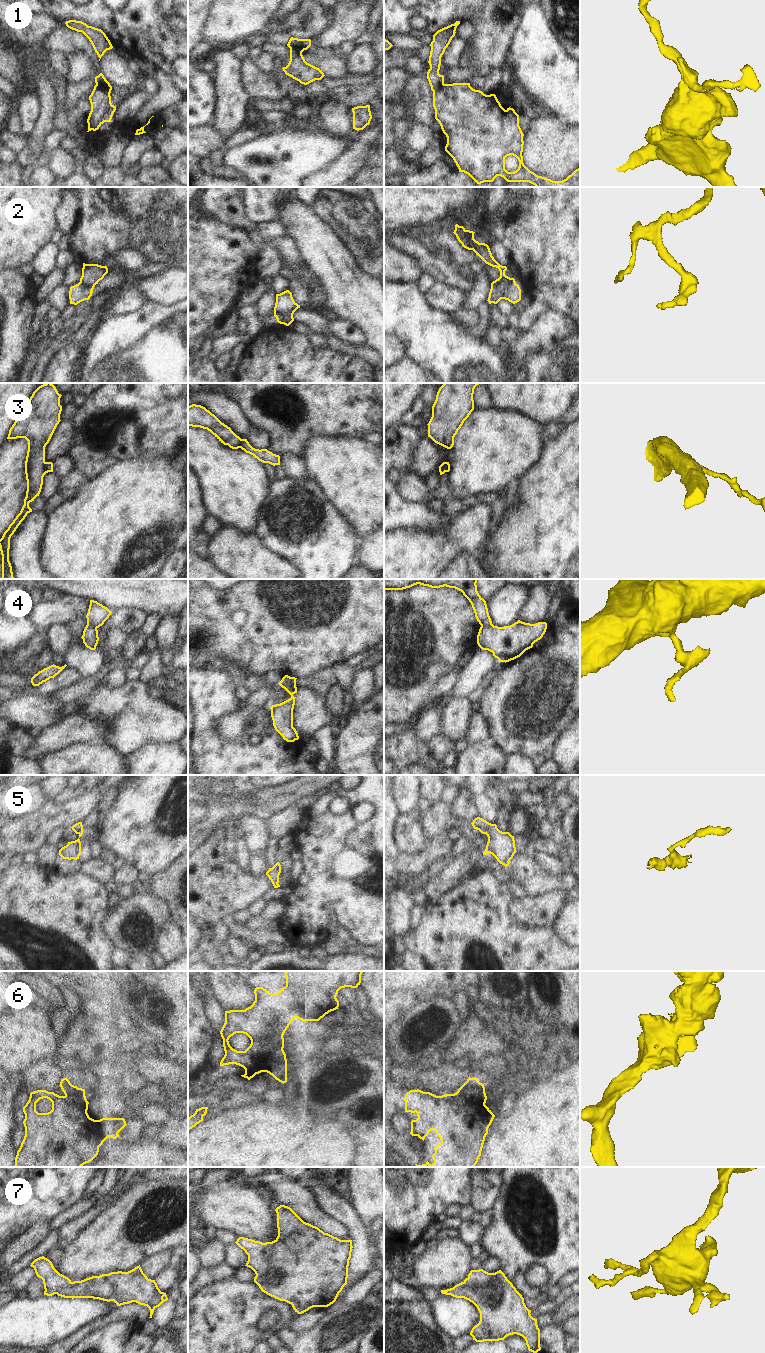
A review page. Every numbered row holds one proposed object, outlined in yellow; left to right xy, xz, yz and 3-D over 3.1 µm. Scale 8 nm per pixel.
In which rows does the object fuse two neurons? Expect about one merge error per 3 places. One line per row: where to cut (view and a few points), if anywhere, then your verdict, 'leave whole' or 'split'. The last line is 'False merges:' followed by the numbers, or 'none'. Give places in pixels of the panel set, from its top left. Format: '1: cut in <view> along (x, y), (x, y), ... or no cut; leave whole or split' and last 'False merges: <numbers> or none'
1: cut in xy along (94, 86), (100, 86), (110, 92); split
2: cut in yz along (515, 283), (510, 283), (503, 290), (500, 298); split
3: cut in xy along (46, 462), (45, 472); split
4: cut in yz along (492, 624), (481, 626); split
5: no cut; leave whole
6: no cut; leave whole
7: no cut; leave whole
False merges: 1, 2, 3, 4

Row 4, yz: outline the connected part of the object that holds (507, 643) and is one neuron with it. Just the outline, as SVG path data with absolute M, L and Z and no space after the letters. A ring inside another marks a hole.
M520 620L510 626L481 626L477 635L477 644L482 650L488 650L499 662L509 662L520 657L533 644L540 640L547 629L546 622L536 624Z

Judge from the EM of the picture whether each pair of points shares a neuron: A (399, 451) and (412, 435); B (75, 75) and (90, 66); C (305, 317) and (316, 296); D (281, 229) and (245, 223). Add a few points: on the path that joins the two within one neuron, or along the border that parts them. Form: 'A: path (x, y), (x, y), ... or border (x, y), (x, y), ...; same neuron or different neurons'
A: path (400, 447), (408, 439); same neuron
B: path (79, 72), (86, 67); same neuron
C: border (316, 308), (324, 312); different neurons
D: border (258, 224), (248, 231); different neurons

